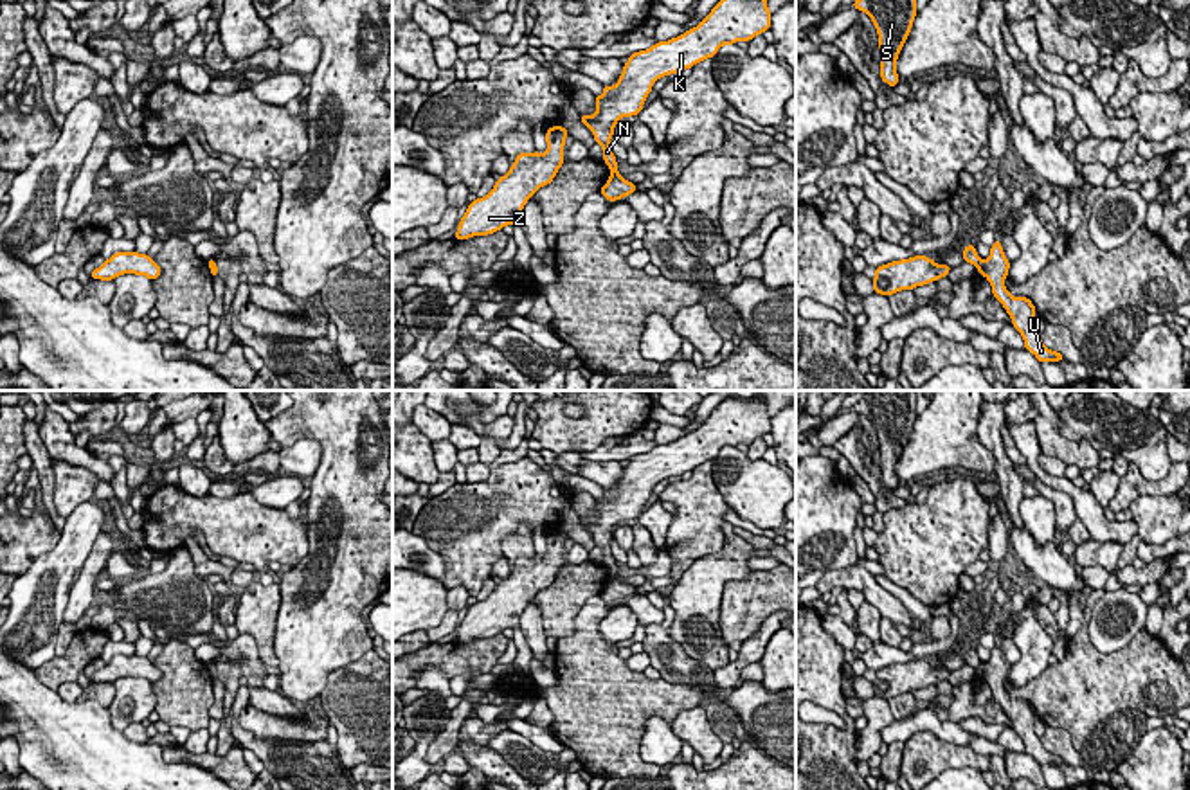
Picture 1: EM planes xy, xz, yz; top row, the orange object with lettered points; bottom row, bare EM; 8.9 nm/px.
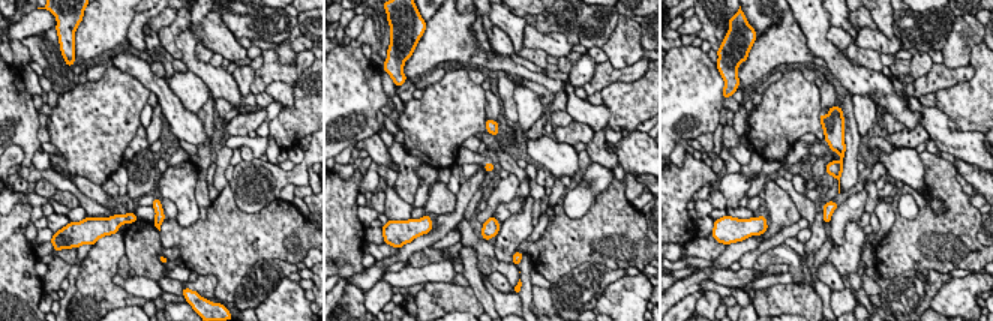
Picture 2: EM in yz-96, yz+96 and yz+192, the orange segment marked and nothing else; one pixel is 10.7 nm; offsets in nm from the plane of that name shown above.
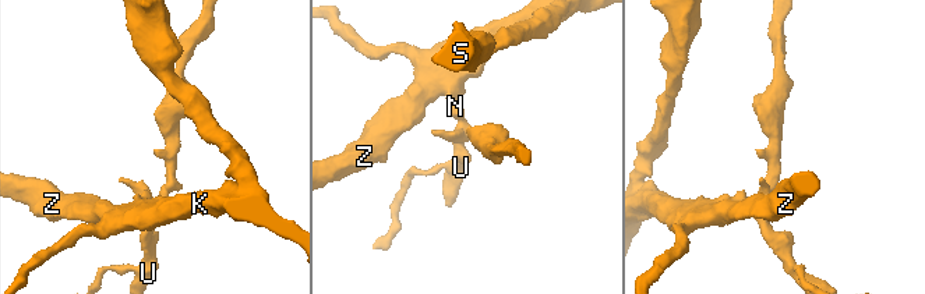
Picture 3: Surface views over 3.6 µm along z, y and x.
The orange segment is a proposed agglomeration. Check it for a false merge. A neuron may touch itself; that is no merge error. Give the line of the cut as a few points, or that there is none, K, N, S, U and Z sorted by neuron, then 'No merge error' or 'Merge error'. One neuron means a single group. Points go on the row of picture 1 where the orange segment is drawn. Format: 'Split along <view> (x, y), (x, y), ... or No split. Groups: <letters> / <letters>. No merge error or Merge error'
Split along xz (616, 170), (611, 173). Groups: K N S Z / U. Merge error

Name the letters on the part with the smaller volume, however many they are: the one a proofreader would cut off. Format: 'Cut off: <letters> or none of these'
Cut off: U

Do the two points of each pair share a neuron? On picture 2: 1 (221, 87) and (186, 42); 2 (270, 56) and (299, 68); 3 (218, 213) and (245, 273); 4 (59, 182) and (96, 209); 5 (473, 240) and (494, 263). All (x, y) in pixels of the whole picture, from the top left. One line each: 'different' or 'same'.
1: same
2: same
3: same
4: same
5: same

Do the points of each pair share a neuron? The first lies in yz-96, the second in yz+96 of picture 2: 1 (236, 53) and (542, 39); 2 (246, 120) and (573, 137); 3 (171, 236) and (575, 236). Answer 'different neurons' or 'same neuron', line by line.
1: same neuron
2: same neuron
3: same neuron

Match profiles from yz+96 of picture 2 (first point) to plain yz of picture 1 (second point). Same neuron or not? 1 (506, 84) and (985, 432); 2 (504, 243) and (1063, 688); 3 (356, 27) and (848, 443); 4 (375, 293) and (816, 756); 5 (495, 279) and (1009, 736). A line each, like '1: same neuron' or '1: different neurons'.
1: same neuron
2: different neurons
3: different neurons
4: different neurons
5: same neuron

